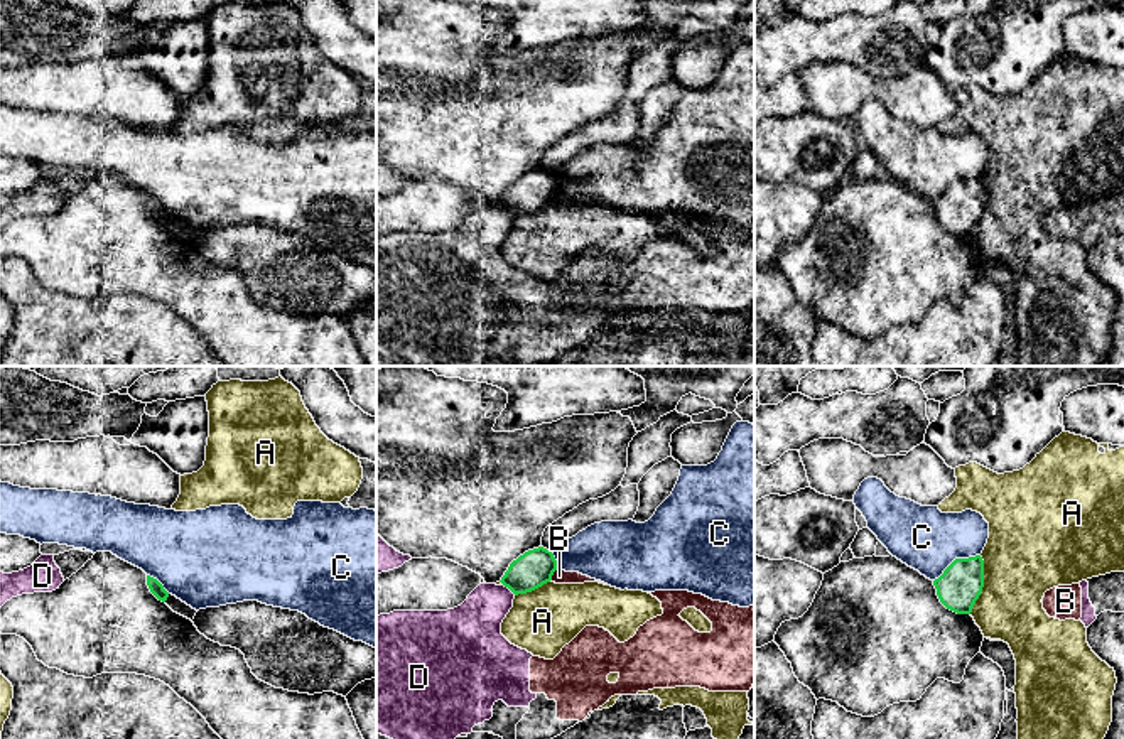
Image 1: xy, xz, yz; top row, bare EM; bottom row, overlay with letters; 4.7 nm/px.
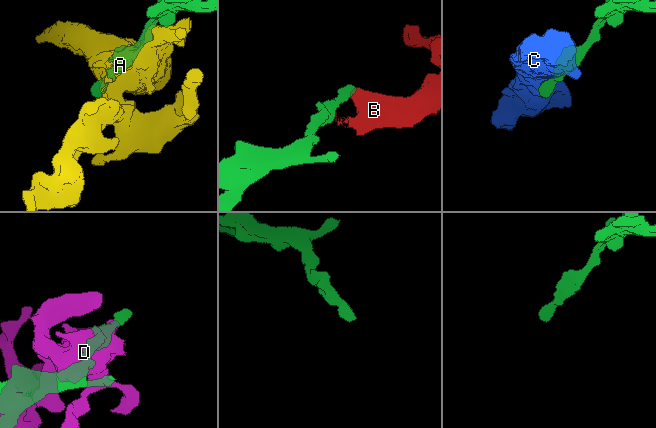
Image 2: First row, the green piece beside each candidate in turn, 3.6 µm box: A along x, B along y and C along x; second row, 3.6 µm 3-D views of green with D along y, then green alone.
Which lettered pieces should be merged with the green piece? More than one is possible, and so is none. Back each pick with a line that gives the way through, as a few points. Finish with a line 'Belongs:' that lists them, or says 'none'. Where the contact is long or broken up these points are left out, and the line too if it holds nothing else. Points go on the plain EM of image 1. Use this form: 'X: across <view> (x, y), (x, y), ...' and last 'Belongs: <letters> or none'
Belongs: none

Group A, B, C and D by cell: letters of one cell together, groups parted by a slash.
A / B D / C

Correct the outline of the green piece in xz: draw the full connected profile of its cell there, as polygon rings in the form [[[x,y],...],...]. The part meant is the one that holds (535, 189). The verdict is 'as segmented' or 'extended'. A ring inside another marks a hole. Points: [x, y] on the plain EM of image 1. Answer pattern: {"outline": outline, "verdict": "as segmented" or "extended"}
{"outline": [[[538,169],[513,182],[500,204],[515,218],[527,216],[550,204],[557,191],[554,175]]], "verdict": "as segmented"}

